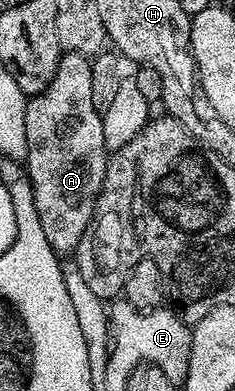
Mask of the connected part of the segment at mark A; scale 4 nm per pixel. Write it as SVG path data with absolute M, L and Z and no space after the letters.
M64 52L59 58L59 66L49 87L45 87L45 91L34 94L28 100L25 111L25 139L27 180L31 183L33 203L37 207L37 219L41 219L41 231L45 231L45 239L49 239L56 253L74 254L88 236L97 216L97 202L105 188L109 168L109 160L107 161L109 150L105 148L101 110L93 103L91 61L82 53Z

